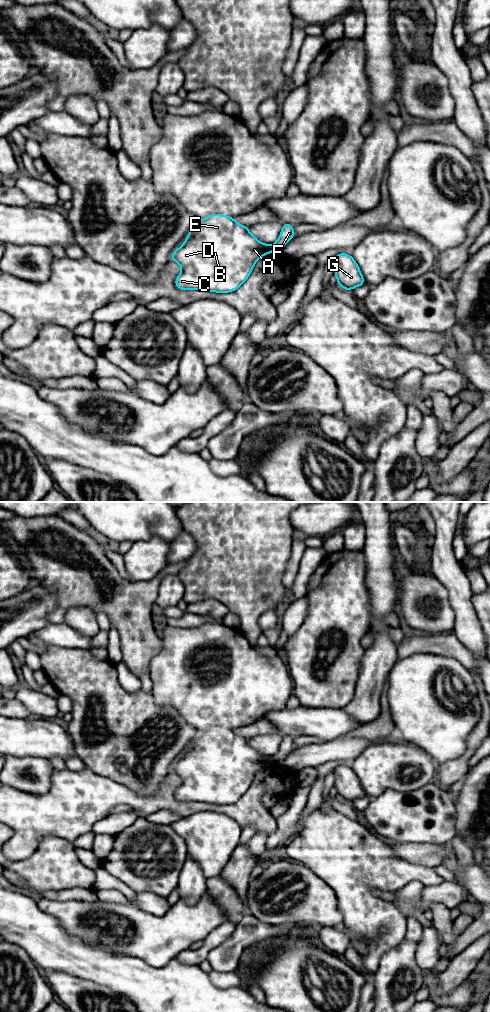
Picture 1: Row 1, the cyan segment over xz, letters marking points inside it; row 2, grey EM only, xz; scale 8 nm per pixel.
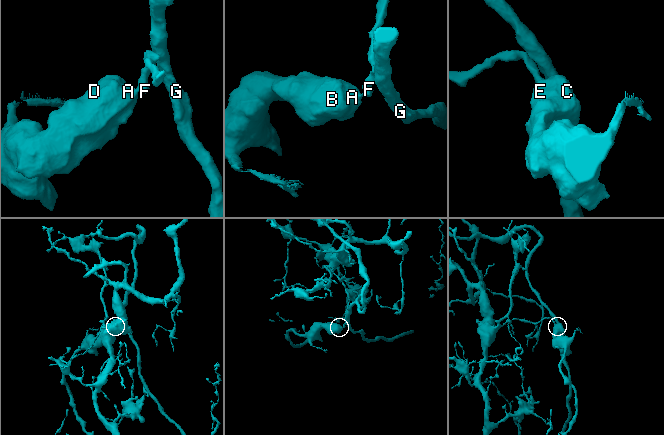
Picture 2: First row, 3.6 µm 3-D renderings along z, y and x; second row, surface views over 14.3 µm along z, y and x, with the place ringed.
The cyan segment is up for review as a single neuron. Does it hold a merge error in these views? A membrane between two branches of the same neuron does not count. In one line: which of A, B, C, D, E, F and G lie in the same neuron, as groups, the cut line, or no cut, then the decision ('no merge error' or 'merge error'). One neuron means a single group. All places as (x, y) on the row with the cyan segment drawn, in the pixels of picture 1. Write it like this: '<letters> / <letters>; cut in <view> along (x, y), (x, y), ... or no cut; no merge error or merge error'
A B C D E / F G; cut in xz along (271, 245), (274, 248); merge error

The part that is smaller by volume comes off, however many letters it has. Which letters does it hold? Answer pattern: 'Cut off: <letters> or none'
Cut off: A, B, C, D, E

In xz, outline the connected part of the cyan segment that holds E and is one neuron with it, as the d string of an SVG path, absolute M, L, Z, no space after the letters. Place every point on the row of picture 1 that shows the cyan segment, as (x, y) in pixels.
M213 214L200 219L187 233L183 245L174 250L171 260L179 263L182 272L175 279L179 290L206 290L228 293L237 290L250 276L256 261L274 252L272 245L263 244L233 217Z

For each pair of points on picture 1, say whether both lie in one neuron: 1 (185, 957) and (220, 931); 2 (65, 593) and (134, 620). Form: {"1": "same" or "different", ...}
{"1": "same", "2": "same"}

